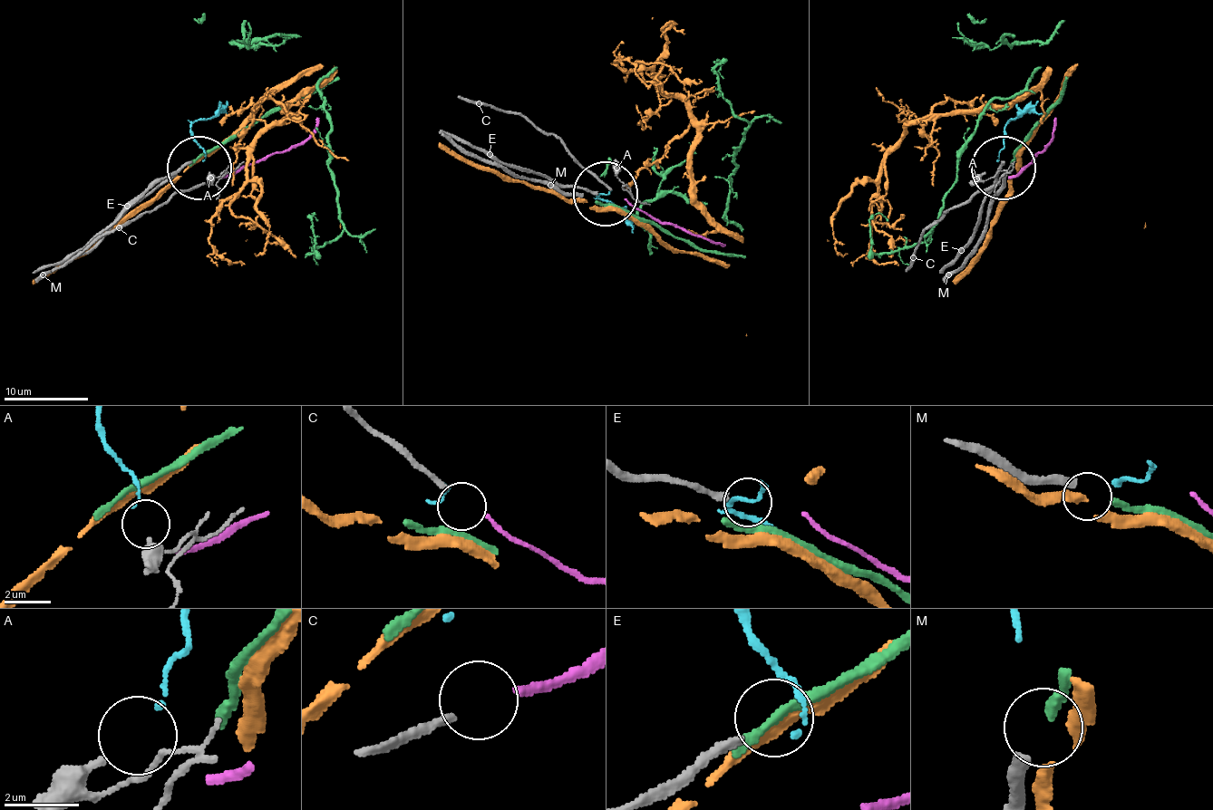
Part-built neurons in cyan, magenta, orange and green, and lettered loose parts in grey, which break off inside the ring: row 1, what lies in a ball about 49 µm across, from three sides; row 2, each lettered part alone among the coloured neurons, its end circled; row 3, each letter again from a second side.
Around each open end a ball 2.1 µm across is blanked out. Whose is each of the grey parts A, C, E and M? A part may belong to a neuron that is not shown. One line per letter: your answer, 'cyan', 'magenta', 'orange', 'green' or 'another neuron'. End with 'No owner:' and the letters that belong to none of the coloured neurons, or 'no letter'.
A: cyan
C: magenta
E: another neuron
M: green
No owner: E

